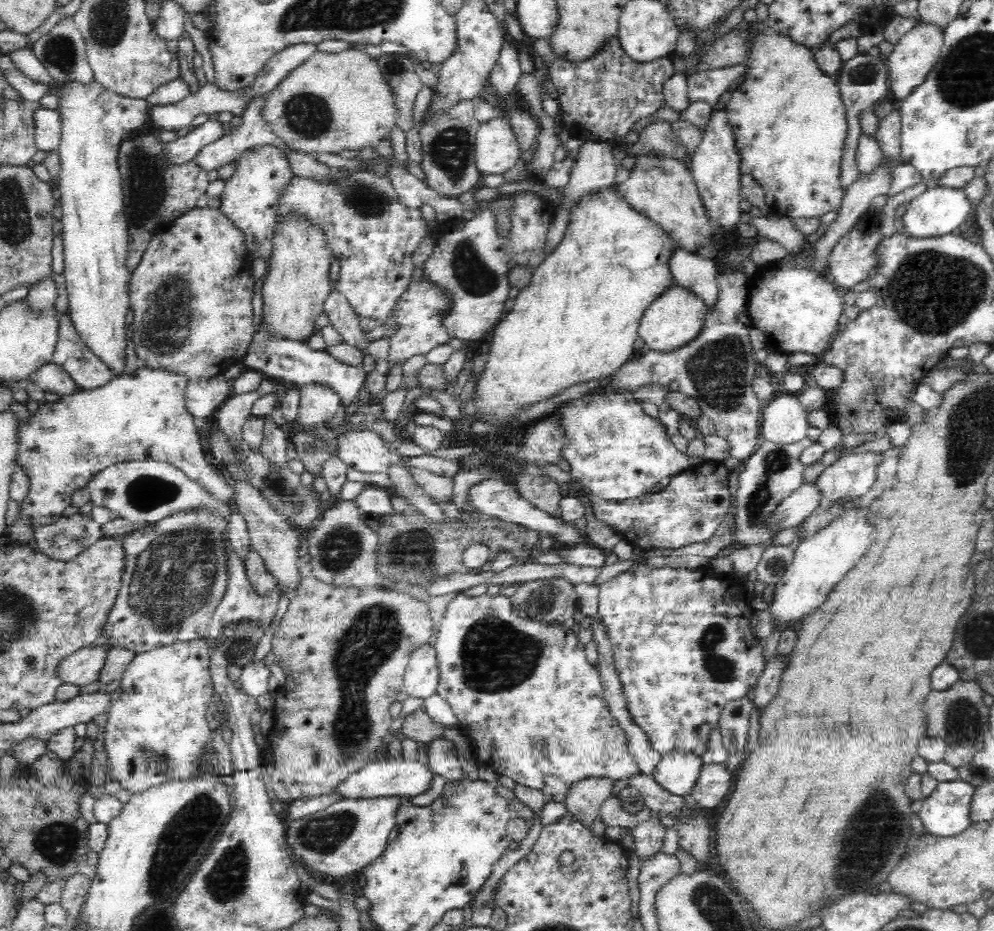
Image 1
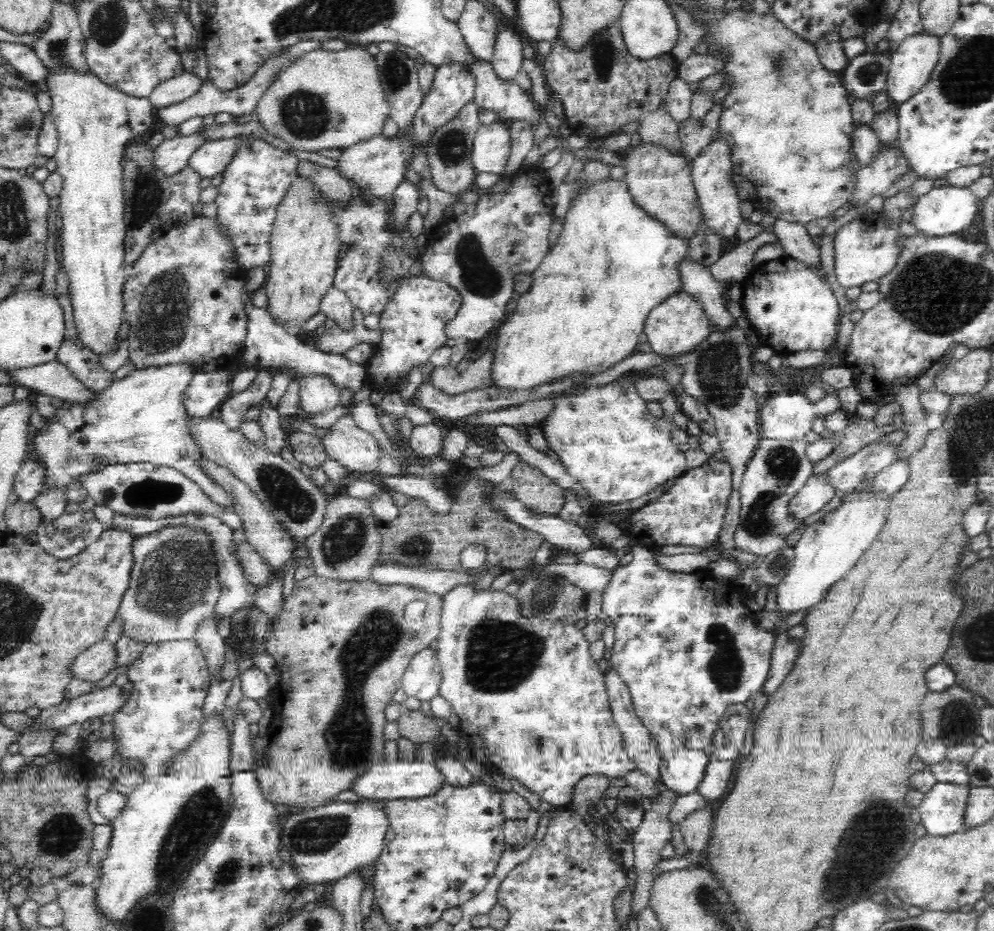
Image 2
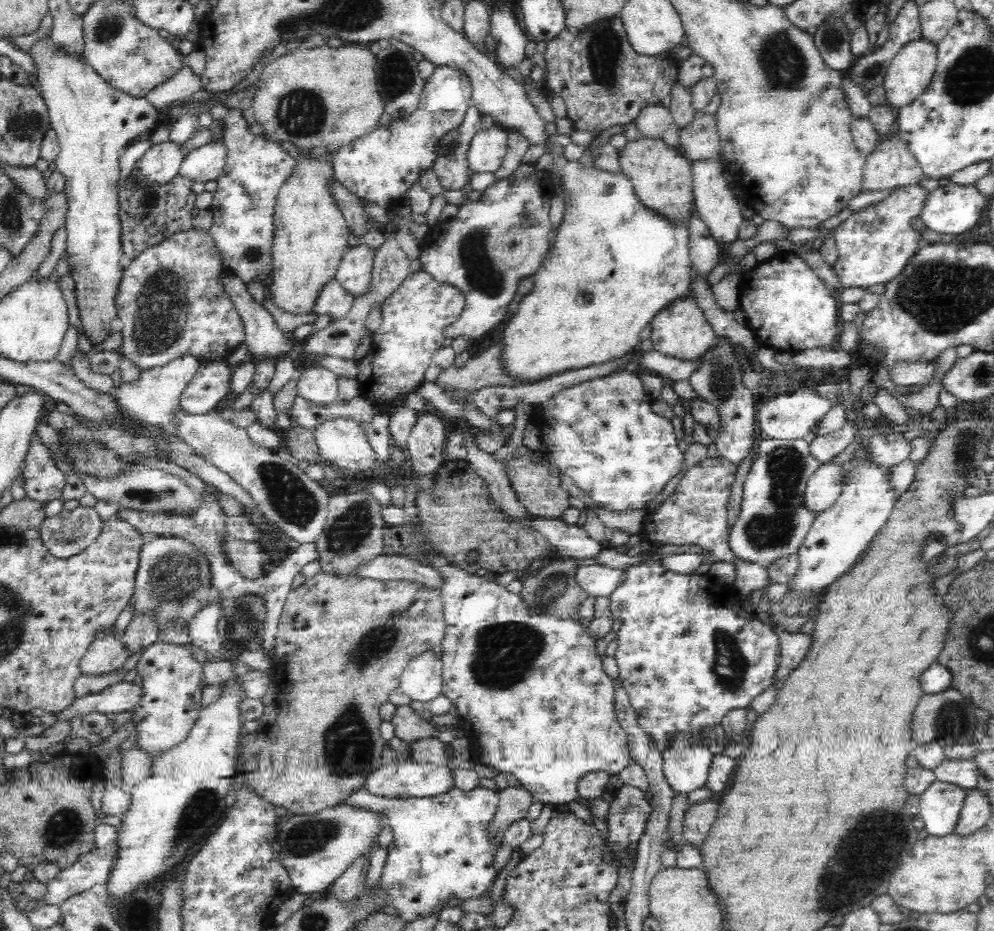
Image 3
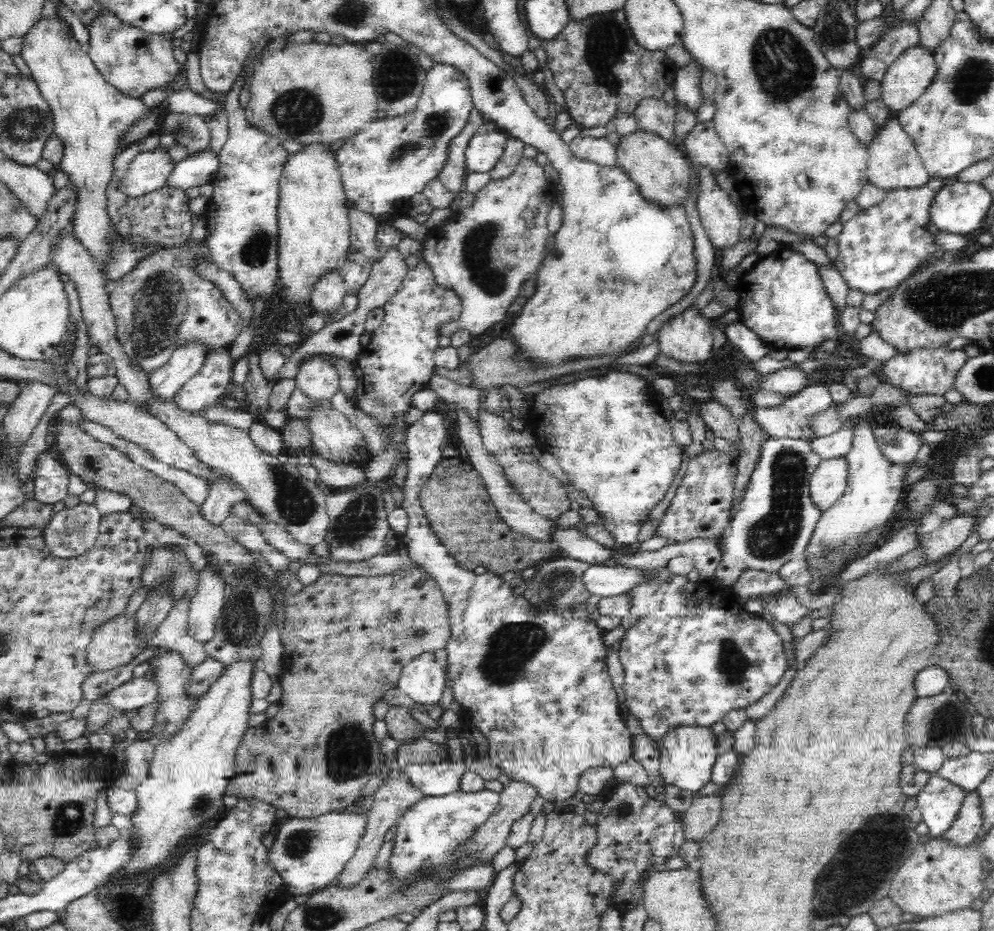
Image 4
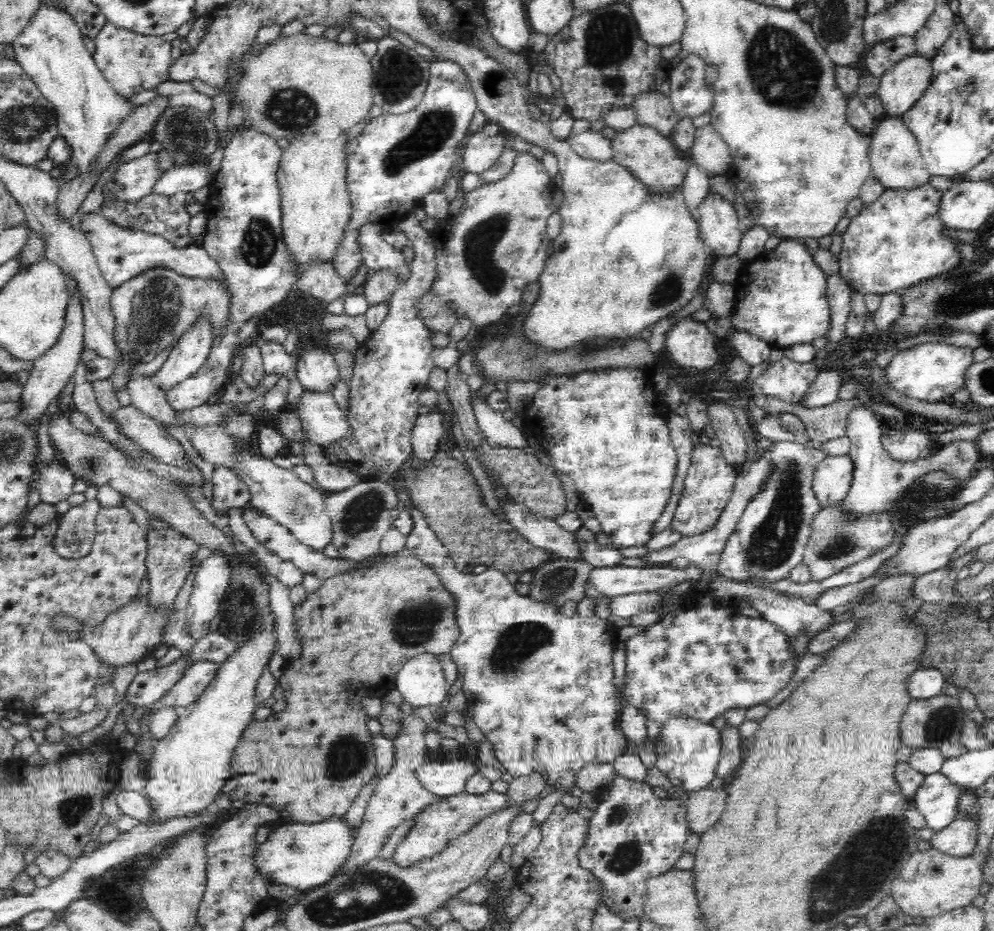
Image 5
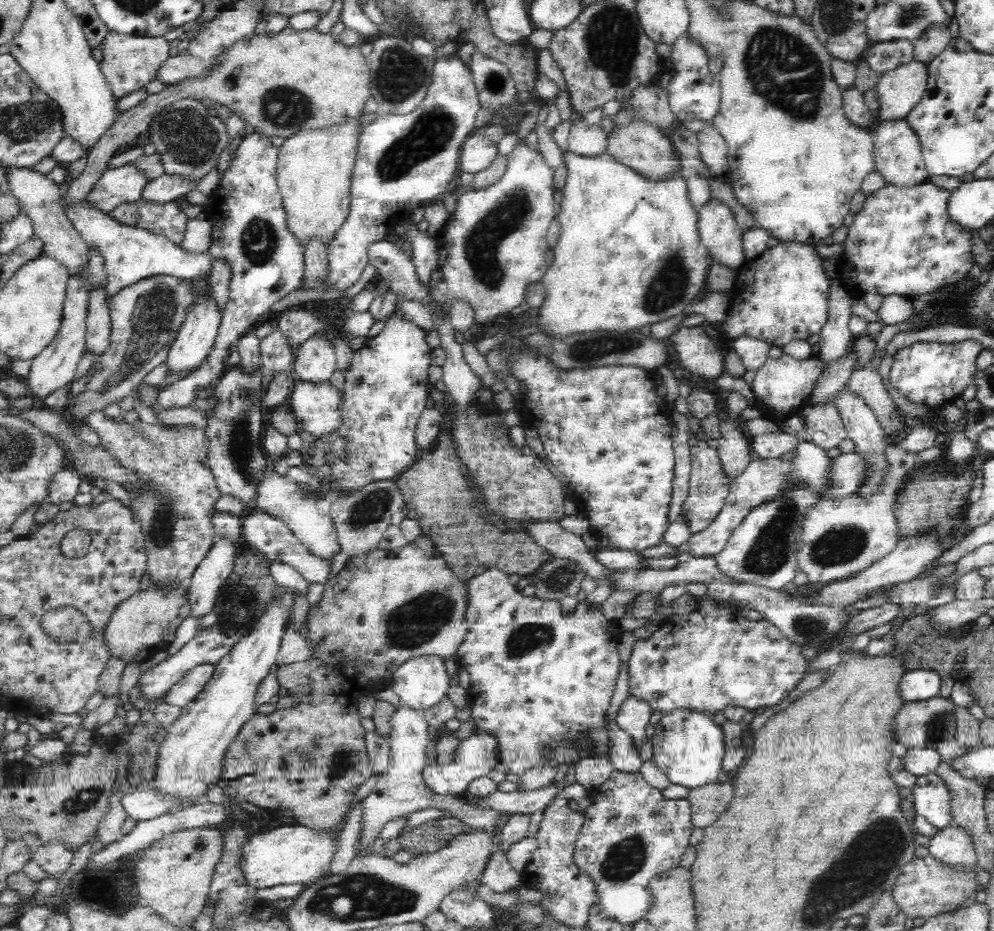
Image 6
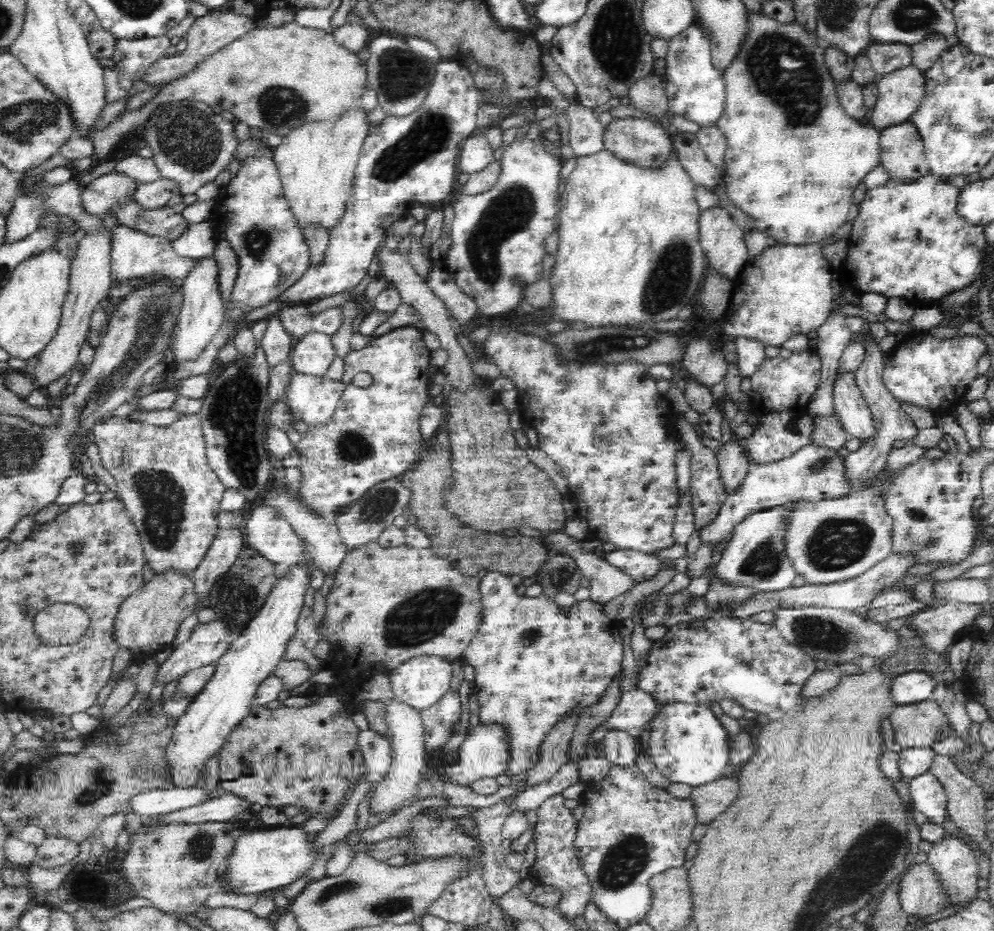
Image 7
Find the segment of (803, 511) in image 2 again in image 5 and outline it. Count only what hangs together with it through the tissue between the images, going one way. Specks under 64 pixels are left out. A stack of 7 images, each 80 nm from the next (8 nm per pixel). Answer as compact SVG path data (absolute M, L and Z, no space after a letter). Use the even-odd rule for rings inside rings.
M849 454L829 456L819 464L812 486L820 506L844 501L854 482L856 467Z

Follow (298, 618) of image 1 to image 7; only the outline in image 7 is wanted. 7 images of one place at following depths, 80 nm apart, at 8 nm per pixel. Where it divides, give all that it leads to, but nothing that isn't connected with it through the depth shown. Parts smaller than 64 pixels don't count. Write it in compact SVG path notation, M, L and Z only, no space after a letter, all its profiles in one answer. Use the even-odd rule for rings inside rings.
M368 542L349 550L326 597L324 626L319 630L331 644L328 657L322 663L326 669L332 671L337 681L332 686L308 685L312 672L300 674L294 670L294 666L276 665L273 675L282 680L283 686L293 689L298 687L299 691L306 690L313 699L313 704L304 708L282 706L271 710L252 702L249 713L238 725L232 727L218 752L220 790L232 792L263 807L304 807L304 811L311 812L314 817L308 817L300 826L308 839L313 839L326 828L326 822L330 822L327 816L333 809L332 806L343 799L343 792L347 787L345 780L362 779L361 754L355 745L360 728L351 717L361 711L361 705L355 698L363 683L375 674L387 675L389 670L416 655L436 655L451 663L461 660L468 644L476 638L482 626L482 608L484 603L480 593L480 579L460 573L445 558L436 556L431 549L416 549L407 545L383 548L377 542ZM262 760L264 772L260 774L264 776L260 778L256 774L262 766Z

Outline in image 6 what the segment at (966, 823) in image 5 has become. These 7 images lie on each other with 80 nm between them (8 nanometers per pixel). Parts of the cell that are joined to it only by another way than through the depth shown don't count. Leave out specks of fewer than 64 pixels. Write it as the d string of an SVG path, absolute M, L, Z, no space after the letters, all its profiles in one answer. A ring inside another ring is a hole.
M949 825L937 831L929 844L929 856L945 869L965 870L966 874L976 871L978 857L971 838L961 829Z

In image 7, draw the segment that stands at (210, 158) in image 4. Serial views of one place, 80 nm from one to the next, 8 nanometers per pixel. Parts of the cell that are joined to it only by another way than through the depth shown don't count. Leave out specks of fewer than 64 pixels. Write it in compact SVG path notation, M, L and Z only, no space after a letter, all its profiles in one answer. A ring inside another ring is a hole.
M160 177L150 184L139 184L132 194L132 202L142 210L152 210L167 206L175 195L180 195L177 186L170 180Z

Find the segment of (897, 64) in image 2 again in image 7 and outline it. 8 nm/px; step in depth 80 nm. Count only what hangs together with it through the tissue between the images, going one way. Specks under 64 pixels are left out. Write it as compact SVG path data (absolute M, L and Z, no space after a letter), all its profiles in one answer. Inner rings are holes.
M914 66L884 74L876 85L877 99L866 123L879 131L910 121L925 95L924 73Z

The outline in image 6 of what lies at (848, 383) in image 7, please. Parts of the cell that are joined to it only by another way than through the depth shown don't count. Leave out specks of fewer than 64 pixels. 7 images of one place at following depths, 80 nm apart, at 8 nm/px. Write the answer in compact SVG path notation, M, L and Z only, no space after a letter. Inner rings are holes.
M846 384L841 387L840 390L836 391L836 396L833 399L834 407L840 412L840 418L842 418L846 433L848 438L853 441L855 445L854 450L858 453L862 453L869 462L871 462L871 467L873 468L873 474L870 479L864 482L864 486L858 490L858 493L862 495L868 495L878 486L879 482L885 476L882 475L884 468L886 468L886 455L884 450L887 445L884 445L884 435L882 435L882 429L878 425L878 420L874 412L864 403L864 400L860 396L857 396L850 385Z

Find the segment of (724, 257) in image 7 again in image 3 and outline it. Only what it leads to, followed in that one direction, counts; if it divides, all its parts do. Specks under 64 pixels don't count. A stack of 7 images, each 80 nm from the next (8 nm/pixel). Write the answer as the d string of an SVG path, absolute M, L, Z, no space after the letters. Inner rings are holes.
M698 160L691 163L693 180L693 207L698 216L708 227L712 238L718 244L731 244L739 238L739 230L744 216L740 211L739 201L736 201L734 194L727 187L721 172L724 170L724 162L715 160Z

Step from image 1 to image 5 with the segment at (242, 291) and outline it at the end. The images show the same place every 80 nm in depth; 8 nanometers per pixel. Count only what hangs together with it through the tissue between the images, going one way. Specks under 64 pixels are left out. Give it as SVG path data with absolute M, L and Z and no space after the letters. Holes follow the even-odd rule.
M165 268L148 270L130 282L115 288L109 305L115 320L113 339L119 357L113 360L113 371L105 380L111 384L111 392L124 390L132 378L154 377L164 364L180 335L202 313L210 315L214 325L214 337L224 326L229 309L229 292L224 279L186 278Z

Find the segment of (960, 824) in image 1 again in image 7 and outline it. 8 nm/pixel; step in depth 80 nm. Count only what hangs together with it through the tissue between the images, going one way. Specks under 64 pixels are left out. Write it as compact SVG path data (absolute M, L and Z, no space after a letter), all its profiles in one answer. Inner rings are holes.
M930 772L916 775L908 782L913 808L938 825L944 825L947 798L942 783Z

